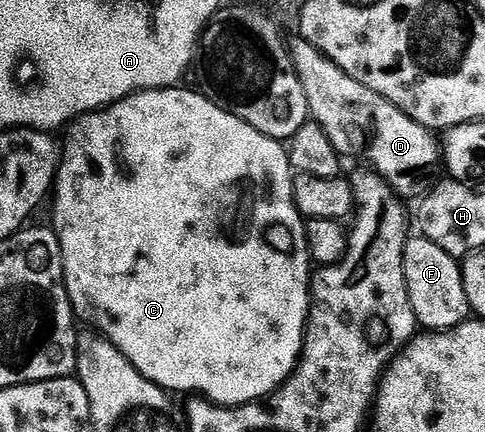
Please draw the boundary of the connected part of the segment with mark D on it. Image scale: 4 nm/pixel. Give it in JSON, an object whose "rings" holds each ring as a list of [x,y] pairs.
{"rings":[[[294,36],[294,39],[289,39],[288,45],[300,84],[304,84],[304,96],[308,96],[310,118],[328,132],[328,140],[332,140],[339,155],[349,159],[366,154],[365,165],[381,175],[395,194],[403,199],[409,200],[413,194],[425,195],[439,177],[438,170],[440,174],[444,162],[439,139],[437,142],[431,131],[416,124],[416,120],[393,106],[384,96],[348,76],[348,72],[341,70],[308,40]]]}

